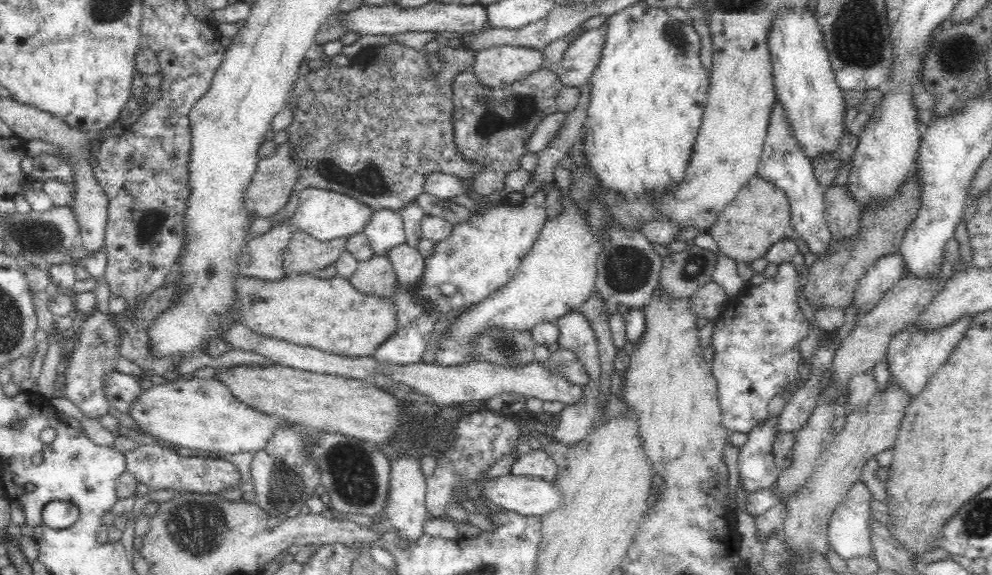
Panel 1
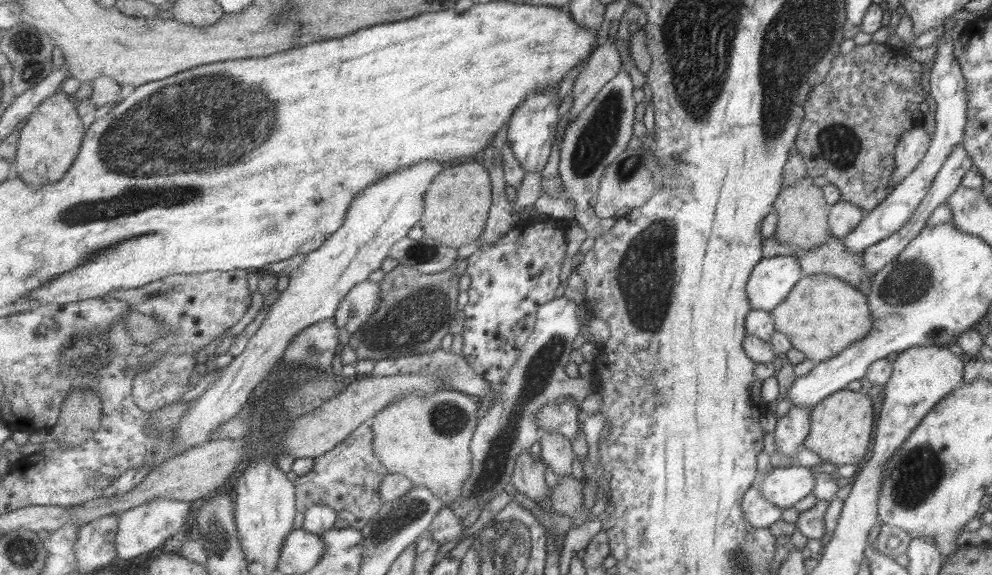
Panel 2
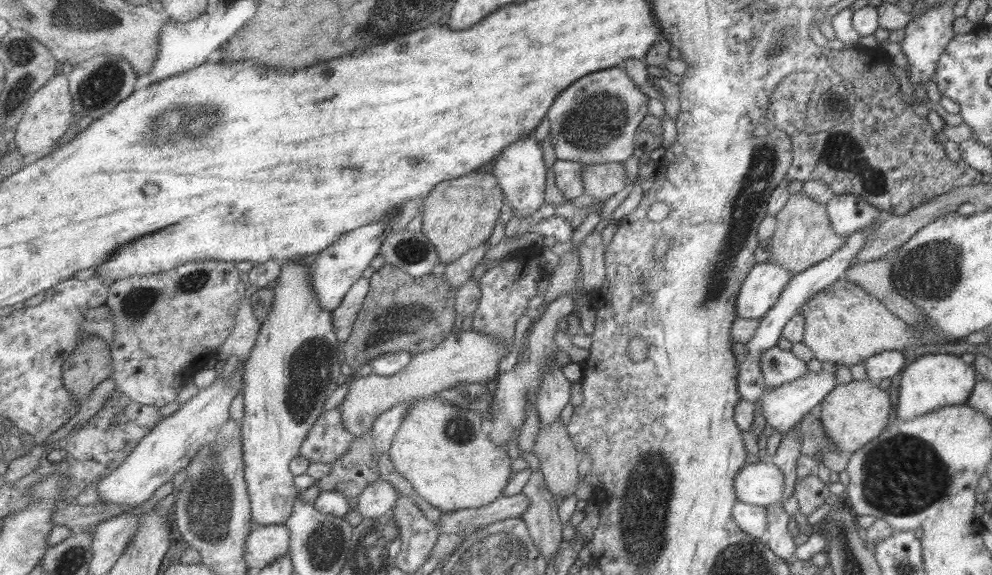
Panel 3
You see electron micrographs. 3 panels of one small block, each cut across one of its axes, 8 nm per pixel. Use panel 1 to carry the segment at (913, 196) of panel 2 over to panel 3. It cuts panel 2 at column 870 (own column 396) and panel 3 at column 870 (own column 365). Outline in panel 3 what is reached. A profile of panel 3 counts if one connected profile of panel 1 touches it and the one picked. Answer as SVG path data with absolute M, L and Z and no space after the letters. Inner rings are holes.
M881 222L871 224L863 230L857 230L855 234L851 234L849 237L845 237L845 245L841 248L835 250L831 256L817 262L817 264L808 266L805 270L798 272L791 276L789 282L785 283L785 287L779 293L777 301L771 305L771 308L767 310L765 315L758 320L757 329L753 331L751 339L746 343L743 343L747 347L746 356L737 357L737 375L735 375L735 380L737 380L737 394L743 400L747 402L752 402L753 404L759 400L759 397L765 392L764 378L761 374L761 367L759 364L759 359L761 359L761 354L766 352L769 348L777 345L777 340L781 336L781 330L785 326L785 322L789 320L792 316L795 316L799 306L803 306L813 294L817 294L820 290L823 290L829 284L835 282L837 279L842 278L845 270L848 268L853 255L859 251L859 247L863 245L865 237L873 233L877 229L877 225Z

